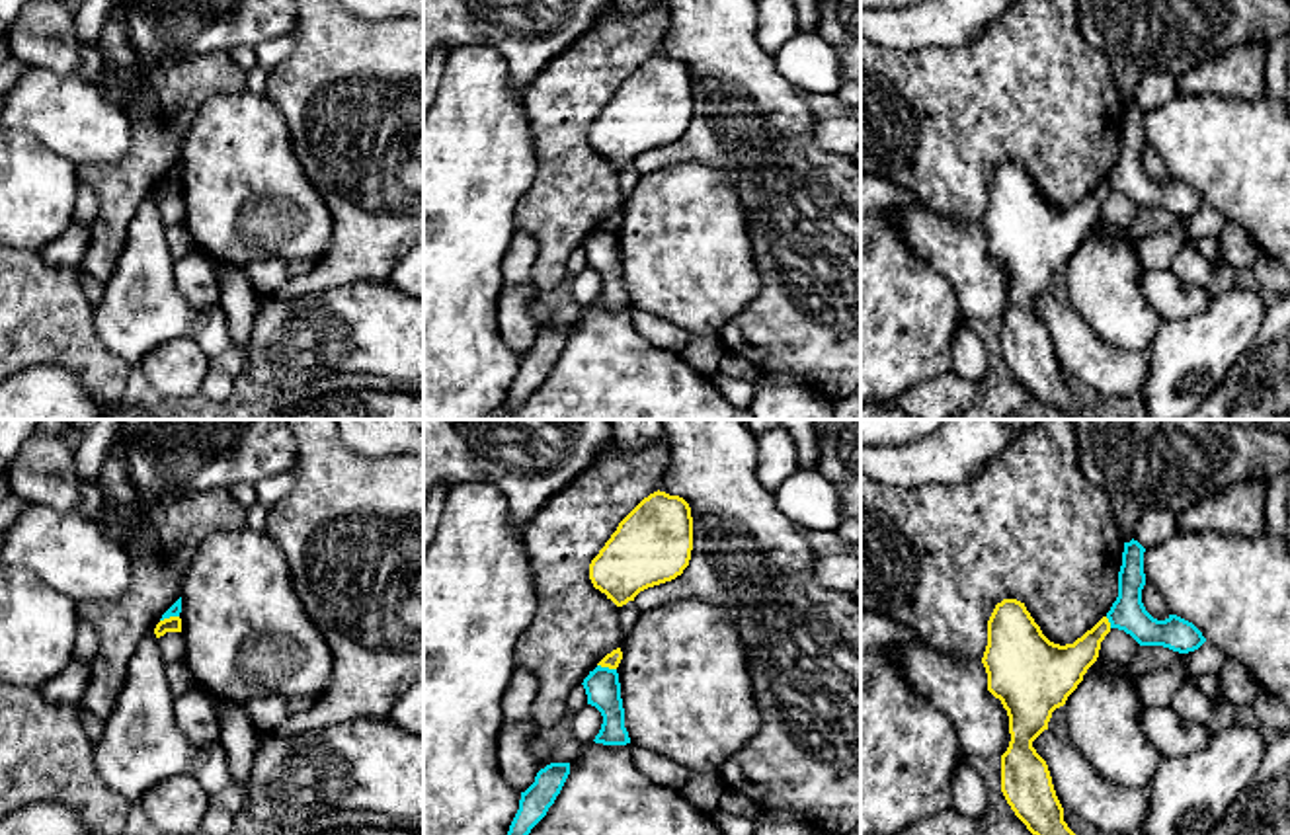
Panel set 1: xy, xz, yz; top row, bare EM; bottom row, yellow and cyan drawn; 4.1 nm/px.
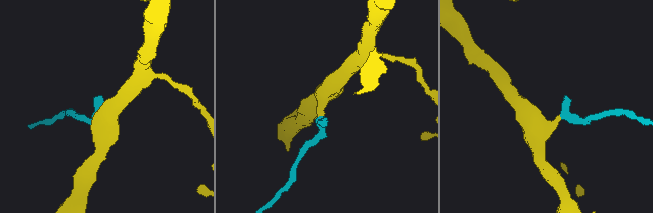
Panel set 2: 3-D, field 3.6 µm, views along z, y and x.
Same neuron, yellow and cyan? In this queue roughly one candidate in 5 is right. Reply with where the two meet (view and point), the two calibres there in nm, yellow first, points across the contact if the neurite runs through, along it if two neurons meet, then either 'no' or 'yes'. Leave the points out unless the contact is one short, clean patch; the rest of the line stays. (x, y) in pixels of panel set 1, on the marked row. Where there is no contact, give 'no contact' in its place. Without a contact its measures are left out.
xz (607, 666) | 70/150 nm | along xz (598, 664), (615, 670) | no

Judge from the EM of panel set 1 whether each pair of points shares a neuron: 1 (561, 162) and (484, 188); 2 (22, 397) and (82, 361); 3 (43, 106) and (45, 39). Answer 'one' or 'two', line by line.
1: two
2: two
3: two

